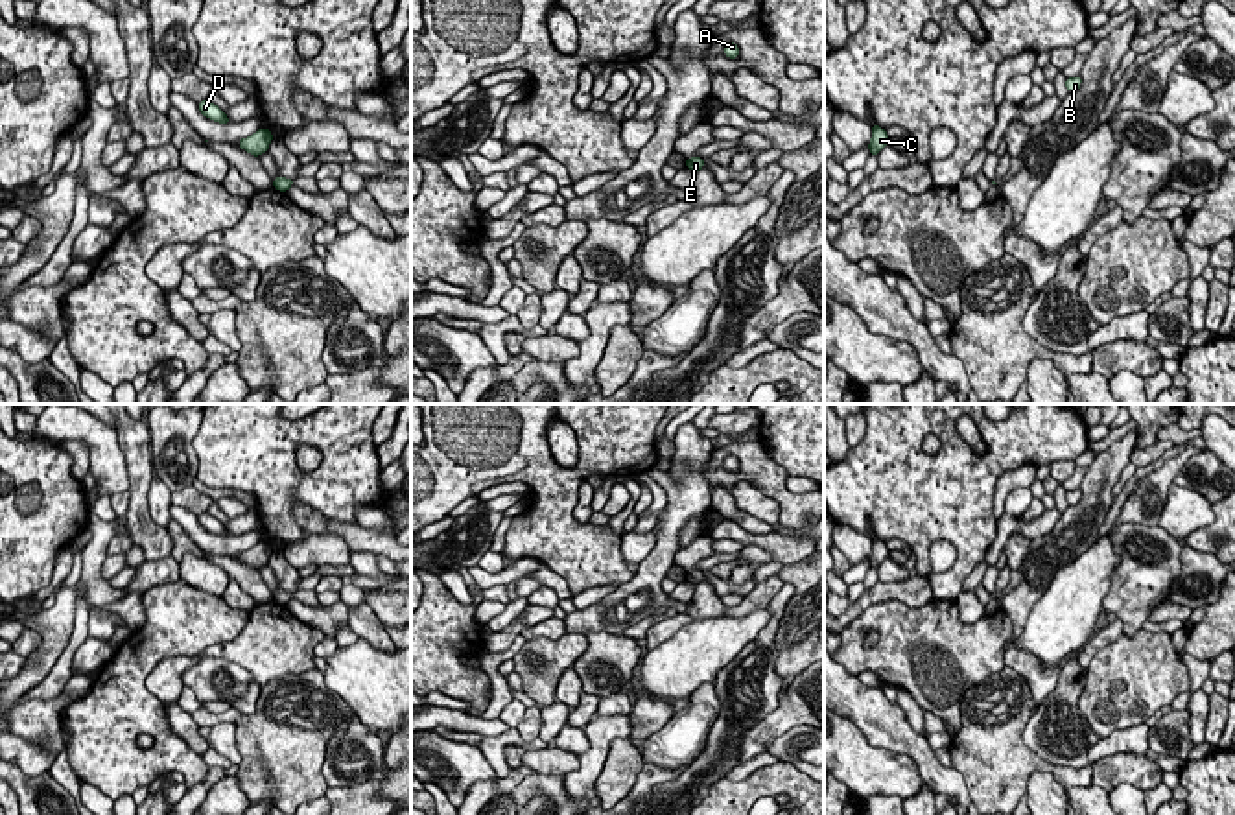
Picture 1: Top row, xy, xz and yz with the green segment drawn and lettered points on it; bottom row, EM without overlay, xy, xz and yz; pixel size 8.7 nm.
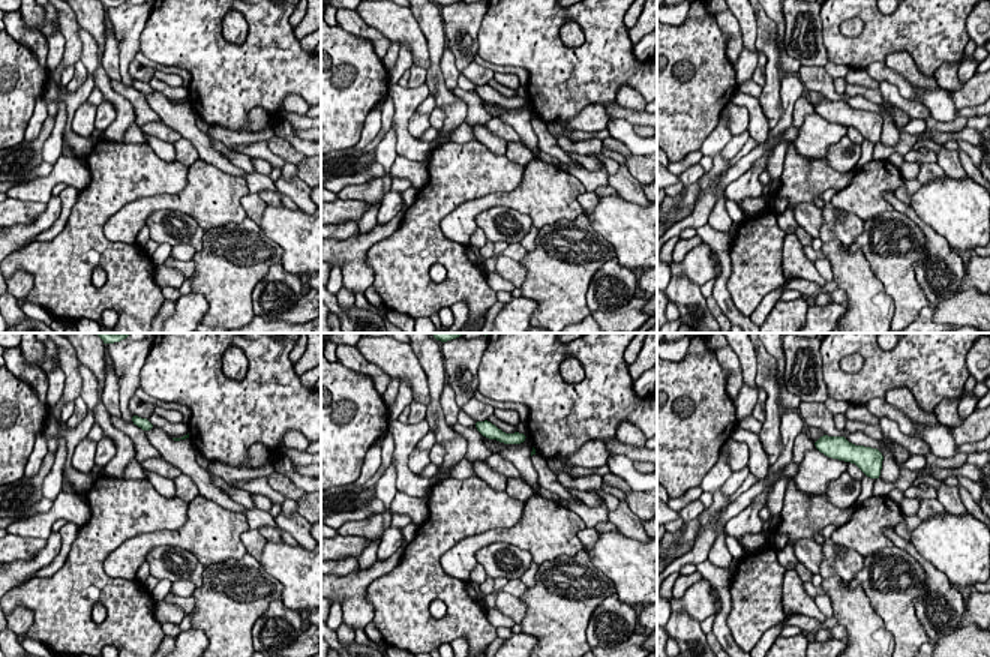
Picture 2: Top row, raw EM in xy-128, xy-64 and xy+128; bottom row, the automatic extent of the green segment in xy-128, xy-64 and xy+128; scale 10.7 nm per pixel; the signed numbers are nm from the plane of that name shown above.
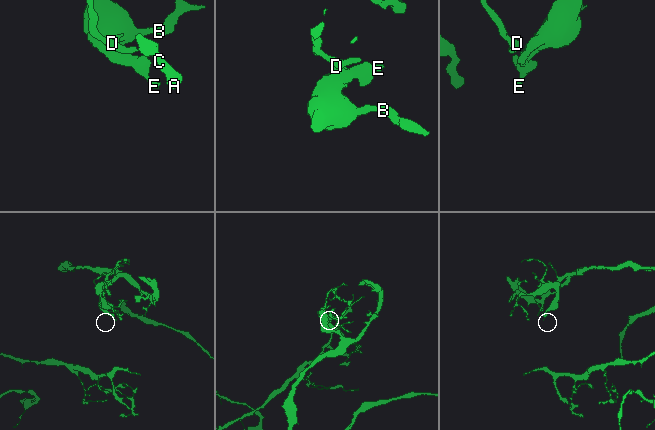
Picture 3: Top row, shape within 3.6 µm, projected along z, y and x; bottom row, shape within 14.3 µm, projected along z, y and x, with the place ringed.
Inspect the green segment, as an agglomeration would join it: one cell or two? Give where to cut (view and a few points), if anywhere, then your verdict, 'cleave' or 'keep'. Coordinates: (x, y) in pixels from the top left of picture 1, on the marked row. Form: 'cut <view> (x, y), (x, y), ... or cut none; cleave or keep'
cut none; keep

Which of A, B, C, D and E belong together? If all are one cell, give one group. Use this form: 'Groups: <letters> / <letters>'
Groups: A B C D E

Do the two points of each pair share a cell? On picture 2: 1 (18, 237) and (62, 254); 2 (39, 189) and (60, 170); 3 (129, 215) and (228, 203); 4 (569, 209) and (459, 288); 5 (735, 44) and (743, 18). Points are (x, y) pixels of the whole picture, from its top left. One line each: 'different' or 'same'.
1: different
2: same
3: same
4: different
5: different

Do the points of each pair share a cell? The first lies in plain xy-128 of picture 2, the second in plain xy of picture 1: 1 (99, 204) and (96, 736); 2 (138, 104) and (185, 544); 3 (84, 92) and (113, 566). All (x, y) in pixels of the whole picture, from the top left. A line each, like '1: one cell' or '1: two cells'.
1: one cell
2: one cell
3: two cells

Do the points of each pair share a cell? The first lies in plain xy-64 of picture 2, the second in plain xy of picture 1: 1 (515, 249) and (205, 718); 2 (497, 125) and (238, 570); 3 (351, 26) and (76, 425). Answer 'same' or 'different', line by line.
1: same
2: same
3: different

